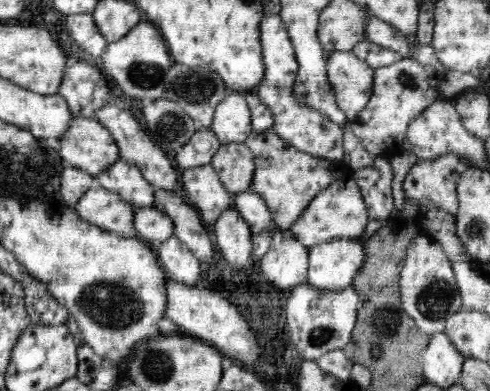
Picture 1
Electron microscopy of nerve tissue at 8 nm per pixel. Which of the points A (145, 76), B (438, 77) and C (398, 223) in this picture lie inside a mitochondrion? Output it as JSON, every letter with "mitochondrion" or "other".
{"A":"mitochondrion","B":"other","C":"other"}

